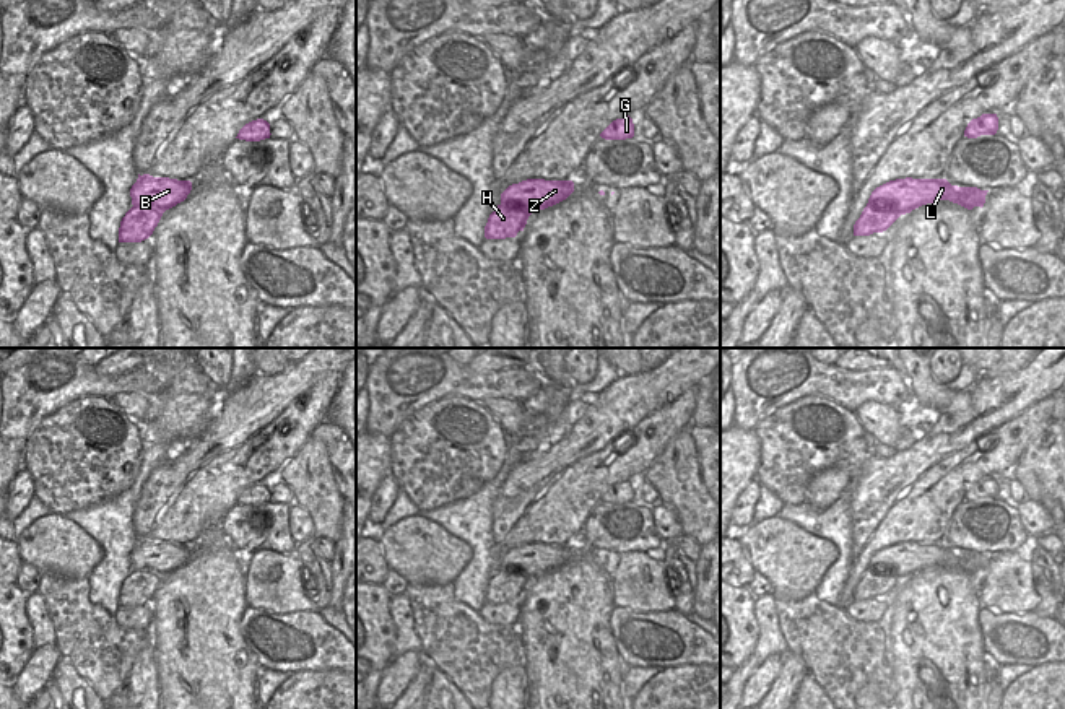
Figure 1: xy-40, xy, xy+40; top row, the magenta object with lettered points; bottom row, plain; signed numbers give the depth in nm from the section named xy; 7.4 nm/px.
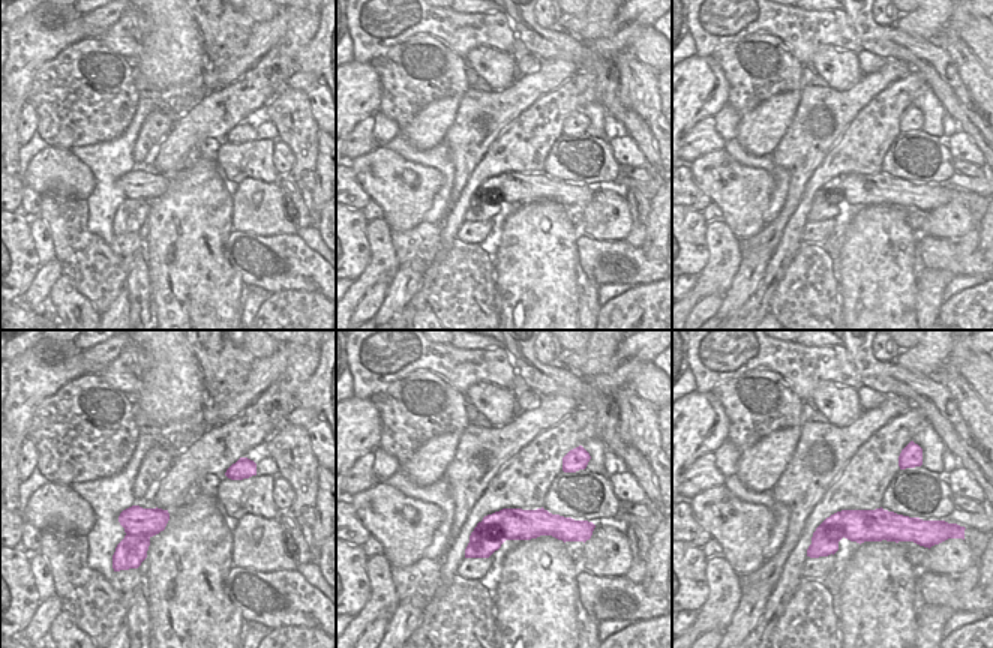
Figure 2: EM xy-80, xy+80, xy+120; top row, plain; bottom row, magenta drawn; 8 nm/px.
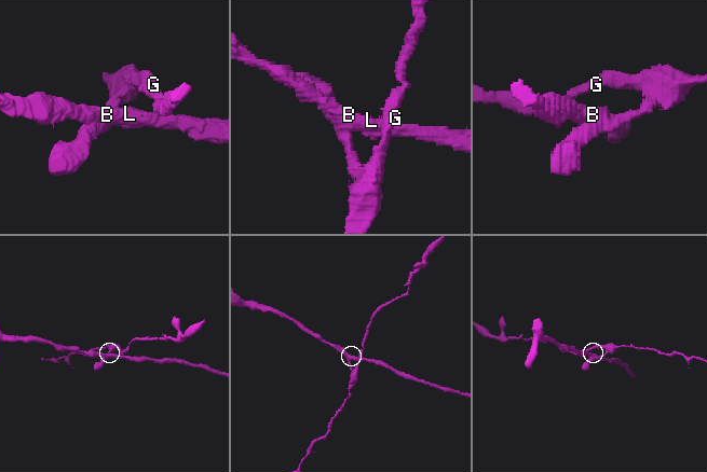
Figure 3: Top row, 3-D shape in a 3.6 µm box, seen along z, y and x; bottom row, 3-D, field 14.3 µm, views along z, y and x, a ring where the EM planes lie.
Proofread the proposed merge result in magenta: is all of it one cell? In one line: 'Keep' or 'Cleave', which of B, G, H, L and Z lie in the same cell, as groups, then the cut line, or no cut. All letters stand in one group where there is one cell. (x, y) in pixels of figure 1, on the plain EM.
Cleave. Groups: B L Z / G H. Split along xy+40 (869, 566), (875, 568), (882, 563), (891, 563), (901, 578)

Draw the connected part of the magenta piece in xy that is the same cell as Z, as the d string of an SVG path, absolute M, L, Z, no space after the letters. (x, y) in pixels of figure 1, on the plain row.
M527 543L509 550L501 558L501 569L512 571L515 566L530 564L530 577L535 577L566 564L572 556L572 545Z

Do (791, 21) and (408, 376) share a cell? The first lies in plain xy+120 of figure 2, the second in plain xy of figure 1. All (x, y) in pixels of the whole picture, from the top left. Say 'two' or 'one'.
one

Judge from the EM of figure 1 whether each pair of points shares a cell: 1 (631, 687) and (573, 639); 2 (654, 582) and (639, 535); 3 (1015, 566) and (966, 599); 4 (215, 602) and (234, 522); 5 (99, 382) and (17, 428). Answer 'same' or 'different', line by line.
1: different
2: different
3: different
4: different
5: same

